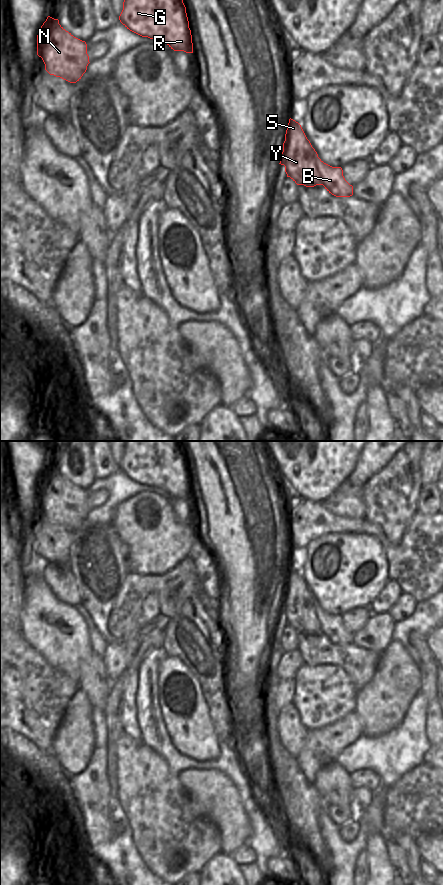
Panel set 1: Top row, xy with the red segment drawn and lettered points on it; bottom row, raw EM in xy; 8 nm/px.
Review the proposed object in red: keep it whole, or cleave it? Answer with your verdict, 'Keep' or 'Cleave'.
Cleave.

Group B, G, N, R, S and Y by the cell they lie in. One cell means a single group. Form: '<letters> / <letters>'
B / G N R S Y

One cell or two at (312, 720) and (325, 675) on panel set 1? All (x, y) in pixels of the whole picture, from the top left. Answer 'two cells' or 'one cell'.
one cell

